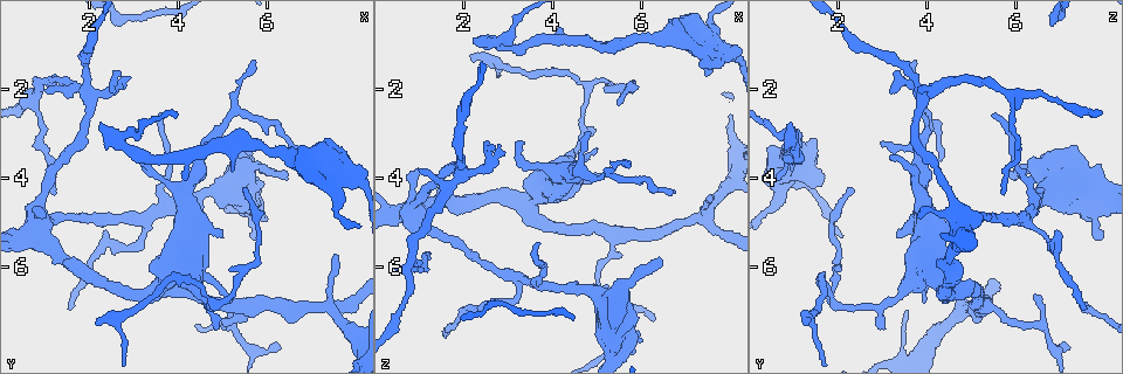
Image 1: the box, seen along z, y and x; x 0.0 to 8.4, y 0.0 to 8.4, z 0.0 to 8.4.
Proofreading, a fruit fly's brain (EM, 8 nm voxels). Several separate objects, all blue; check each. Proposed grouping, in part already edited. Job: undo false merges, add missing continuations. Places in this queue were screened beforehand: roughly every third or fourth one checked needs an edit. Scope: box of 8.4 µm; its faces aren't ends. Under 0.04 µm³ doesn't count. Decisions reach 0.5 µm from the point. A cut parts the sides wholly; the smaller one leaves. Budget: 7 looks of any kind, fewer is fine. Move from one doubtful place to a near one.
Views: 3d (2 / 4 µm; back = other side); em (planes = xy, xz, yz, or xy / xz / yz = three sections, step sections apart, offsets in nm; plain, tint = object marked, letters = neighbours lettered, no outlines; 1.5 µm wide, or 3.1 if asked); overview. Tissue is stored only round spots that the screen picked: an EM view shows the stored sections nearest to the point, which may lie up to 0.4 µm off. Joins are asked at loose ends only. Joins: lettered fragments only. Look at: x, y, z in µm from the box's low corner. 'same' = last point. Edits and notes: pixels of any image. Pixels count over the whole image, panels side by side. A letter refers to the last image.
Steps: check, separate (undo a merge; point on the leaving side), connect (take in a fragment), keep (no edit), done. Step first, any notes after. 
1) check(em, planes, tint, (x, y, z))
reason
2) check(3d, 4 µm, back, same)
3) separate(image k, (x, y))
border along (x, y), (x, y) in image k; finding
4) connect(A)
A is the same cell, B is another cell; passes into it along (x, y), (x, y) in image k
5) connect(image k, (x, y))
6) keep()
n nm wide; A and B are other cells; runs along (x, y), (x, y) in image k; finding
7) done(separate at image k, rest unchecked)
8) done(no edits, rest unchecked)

check(em, planes, letters, (5.25, 3.85, 0.95))
an open end

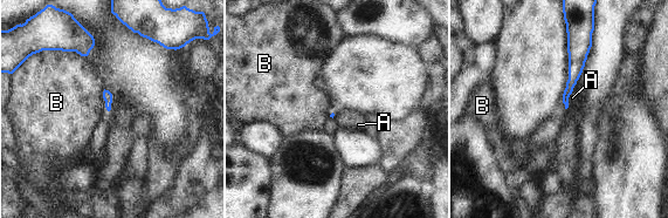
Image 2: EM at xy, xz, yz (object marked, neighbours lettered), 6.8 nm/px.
keep()
A and B are other cells; runs along (574, 45), (574, 74), (565, 100) in image 2; no lettered fragment goes on from it

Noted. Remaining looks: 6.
check(em, planes, letters, (2.20, 2.80, 0.95))
branch stops here

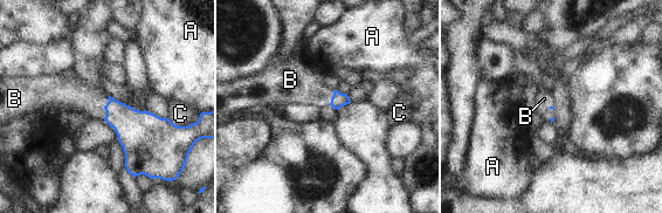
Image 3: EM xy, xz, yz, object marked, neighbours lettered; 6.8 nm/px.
connect(B)
B is the same cell, A and C are other cells; passes into it along (133, 128), (104, 108), (77, 94) in image 3; the cell continues

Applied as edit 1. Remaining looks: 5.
check(3d, 2 µm, back, (2.15, 7.35, 1.25))

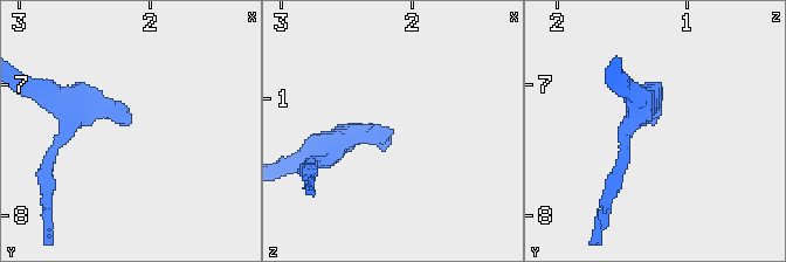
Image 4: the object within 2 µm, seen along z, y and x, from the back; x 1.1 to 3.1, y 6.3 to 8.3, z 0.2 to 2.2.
check(em, planes, letters, (2.16, 7.32, 1.28))

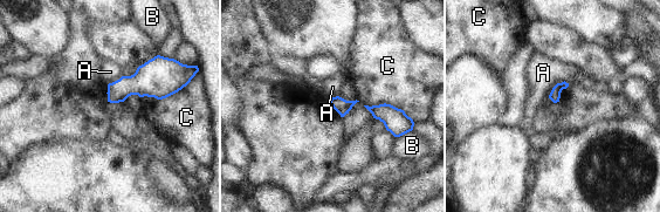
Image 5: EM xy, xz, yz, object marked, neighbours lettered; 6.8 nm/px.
keep()
A, B and C are other cells; border along (564, 81), (558, 82), (548, 96) in image 5; no lettered fragment goes on from it

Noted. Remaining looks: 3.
done(connect at image 3, rest unchecked)

